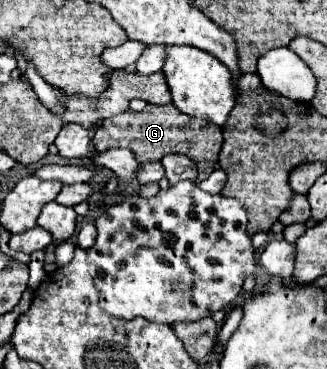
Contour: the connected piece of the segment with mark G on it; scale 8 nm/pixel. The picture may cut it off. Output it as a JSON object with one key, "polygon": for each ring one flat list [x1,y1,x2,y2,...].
{"polygon":[[147,104,143,112,125,110,113,118,103,120,101,126,95,128,93,146,99,152,111,148,129,148,137,158,141,158,141,162,157,162,165,154,185,154,197,164,199,180,205,180,215,170,219,150,223,146,223,132,219,126,209,124,207,120,185,116,173,104,167,106]]}

